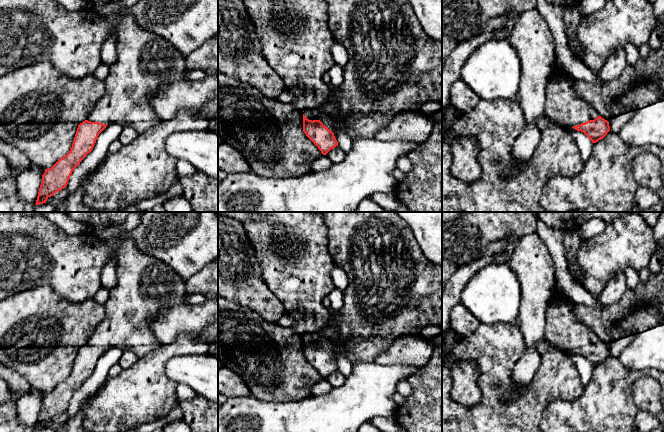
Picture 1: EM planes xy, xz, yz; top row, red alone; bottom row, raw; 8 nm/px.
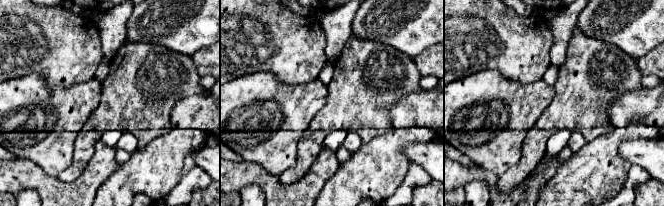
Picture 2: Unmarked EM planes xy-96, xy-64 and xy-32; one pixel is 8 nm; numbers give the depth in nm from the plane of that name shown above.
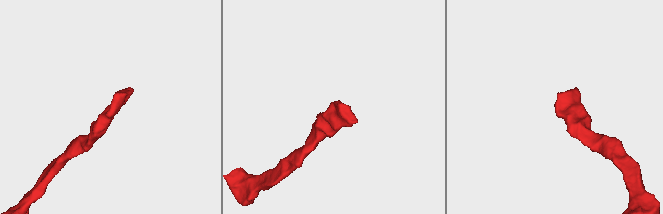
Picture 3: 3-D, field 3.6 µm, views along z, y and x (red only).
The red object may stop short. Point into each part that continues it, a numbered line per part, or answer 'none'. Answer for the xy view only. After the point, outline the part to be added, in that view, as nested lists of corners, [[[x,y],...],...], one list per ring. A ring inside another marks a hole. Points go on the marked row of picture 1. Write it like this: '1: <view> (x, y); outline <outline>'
1: xy (146, 62); outline [[[130,14],[119,22],[116,52],[117,60],[110,66],[104,81],[105,92],[87,120],[105,125],[117,123],[130,126],[142,134],[160,121],[152,108],[152,97],[164,85],[187,79],[189,69],[181,52],[160,35],[140,27]]]

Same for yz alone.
1: yz (562, 106); outline [[[563,68],[549,78],[544,115],[564,129],[594,120],[598,113],[574,91],[574,78]]]

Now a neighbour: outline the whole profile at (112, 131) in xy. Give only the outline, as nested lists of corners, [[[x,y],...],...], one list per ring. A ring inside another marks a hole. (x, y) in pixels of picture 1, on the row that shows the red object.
[[[111,123],[99,134],[96,143],[90,153],[73,170],[66,188],[70,194],[74,194],[79,187],[82,178],[96,170],[97,166],[108,154],[110,144],[119,138],[123,130],[122,125]]]

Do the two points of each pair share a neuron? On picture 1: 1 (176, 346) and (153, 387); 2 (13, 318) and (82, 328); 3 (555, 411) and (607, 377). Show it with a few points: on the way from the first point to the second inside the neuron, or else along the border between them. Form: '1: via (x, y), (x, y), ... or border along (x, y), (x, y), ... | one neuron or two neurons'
1: via (165, 355), (153, 367), (153, 376) | one neuron
2: via (30, 316), (53, 314), (65, 322) | one neuron
3: via (568, 411), (575, 411), (596, 390) | one neuron

